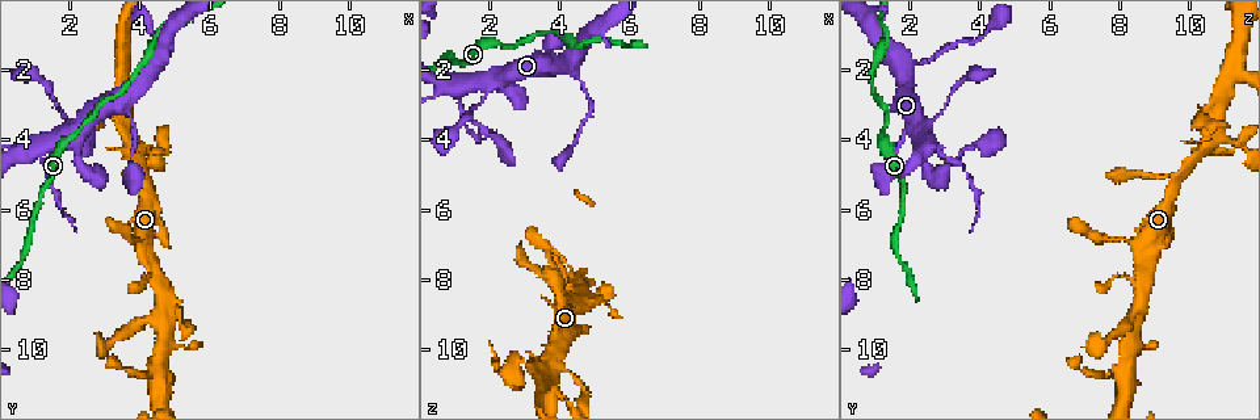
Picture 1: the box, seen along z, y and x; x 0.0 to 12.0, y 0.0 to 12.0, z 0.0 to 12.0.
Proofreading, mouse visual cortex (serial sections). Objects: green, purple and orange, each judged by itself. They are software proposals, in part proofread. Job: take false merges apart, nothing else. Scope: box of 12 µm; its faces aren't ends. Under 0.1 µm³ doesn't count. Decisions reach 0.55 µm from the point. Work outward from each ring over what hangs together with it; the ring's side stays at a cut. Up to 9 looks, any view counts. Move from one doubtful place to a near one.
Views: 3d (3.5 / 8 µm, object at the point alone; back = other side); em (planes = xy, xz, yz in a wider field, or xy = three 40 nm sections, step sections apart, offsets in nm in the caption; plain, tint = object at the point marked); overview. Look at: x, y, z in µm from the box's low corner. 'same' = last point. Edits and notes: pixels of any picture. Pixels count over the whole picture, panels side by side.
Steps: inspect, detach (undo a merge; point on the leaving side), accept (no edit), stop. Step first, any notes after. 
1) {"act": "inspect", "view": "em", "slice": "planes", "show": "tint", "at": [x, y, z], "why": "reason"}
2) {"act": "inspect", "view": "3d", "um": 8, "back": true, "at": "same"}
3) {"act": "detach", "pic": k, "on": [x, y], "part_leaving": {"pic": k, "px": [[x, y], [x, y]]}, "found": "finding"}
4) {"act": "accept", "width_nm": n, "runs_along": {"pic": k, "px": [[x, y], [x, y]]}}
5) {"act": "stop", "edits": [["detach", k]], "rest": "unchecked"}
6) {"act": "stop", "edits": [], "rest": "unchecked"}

{"act": "inspect", "view": "3d", "um": 3.5, "back": true, "at": [4.4, 1.8, 2.1], "why": "thin arm on a thick one"}

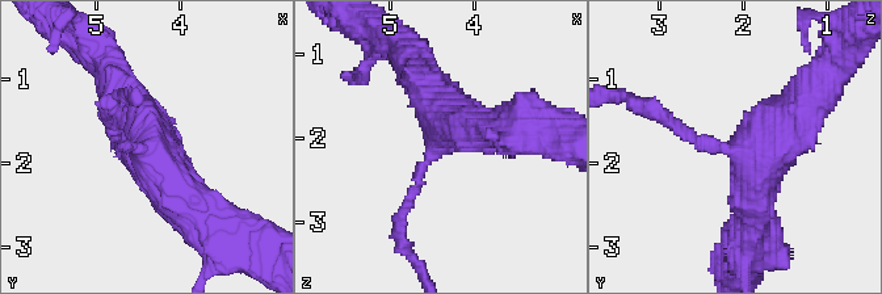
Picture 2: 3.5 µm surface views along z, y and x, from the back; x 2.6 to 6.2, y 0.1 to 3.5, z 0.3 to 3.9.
{"act": "inspect", "view": "em", "slice": "xy", "step": 1, "show": "tint", "at": [4.40, 1.85, 2.00], "why": "shape alone is not enough"}

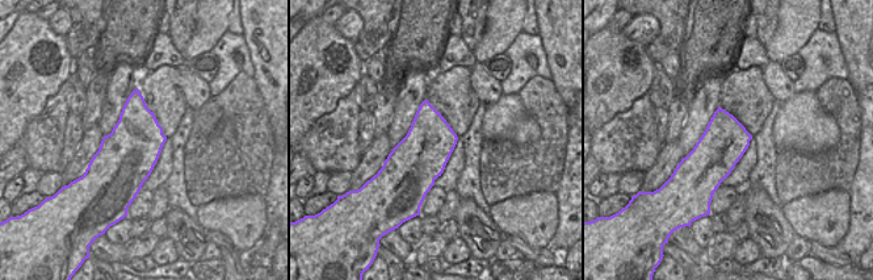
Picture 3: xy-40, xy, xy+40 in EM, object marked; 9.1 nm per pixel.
{"act": "inspect", "view": "em", "slice": "xy", "step": 3, "show": "tint", "at": "same", "why": "another direction"}

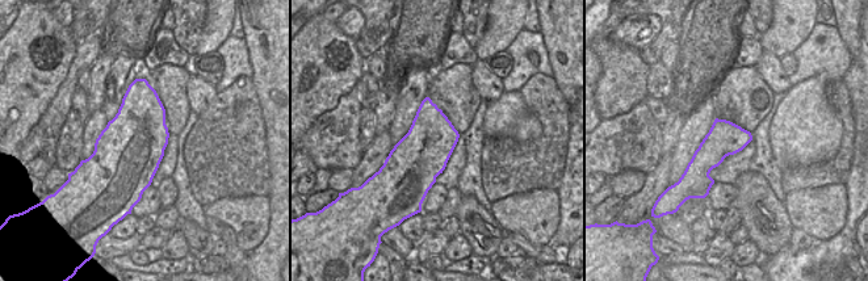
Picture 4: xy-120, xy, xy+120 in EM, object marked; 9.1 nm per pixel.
{"act": "accept", "arms": 3, "arm_widths_nm": [150, 450, 500], "runs_along": {"pic": 2, "px": [[219, 227], [167, 179], [124, 99]]}, "found": "all the same cell"}

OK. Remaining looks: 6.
{"act": "inspect", "view": "3d", "um": 8, "at": [1.2, 4.6, 3.3], "why": "sharp bend"}

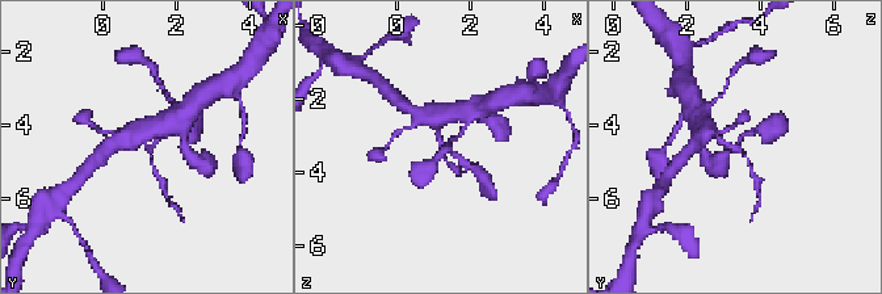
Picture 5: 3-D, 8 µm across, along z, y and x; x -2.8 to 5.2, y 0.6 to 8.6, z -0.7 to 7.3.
{"act": "inspect", "view": "em", "slice": "xy", "step": 1, "show": "tint", "at": [1.3, 4.7, 3.2], "why": "need the tissue"}

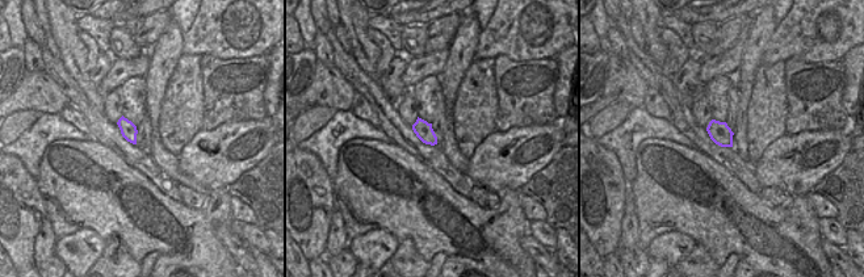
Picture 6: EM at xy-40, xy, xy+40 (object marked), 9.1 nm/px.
{"act": "accept", "runs_along": {"pic": 5, "px": [[440, 117], [441, 146], [467, 164]]}, "found": "one cell here"}

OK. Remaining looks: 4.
{"act": "inspect", "view": "3d", "um": 3.5, "at": [4.7, 8.8, 8.6]}

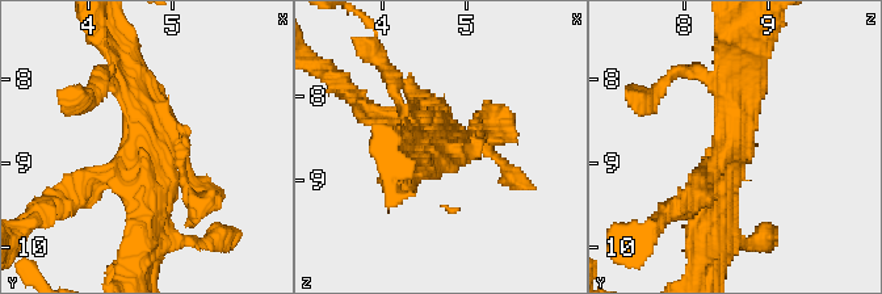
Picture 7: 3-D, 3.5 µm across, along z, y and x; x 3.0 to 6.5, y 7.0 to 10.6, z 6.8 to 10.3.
{"act": "inspect", "view": "em", "slice": "xy", "step": 5, "show": "tint", "at": [4.70, 8.75, 8.60], "why": "need the tissue"}

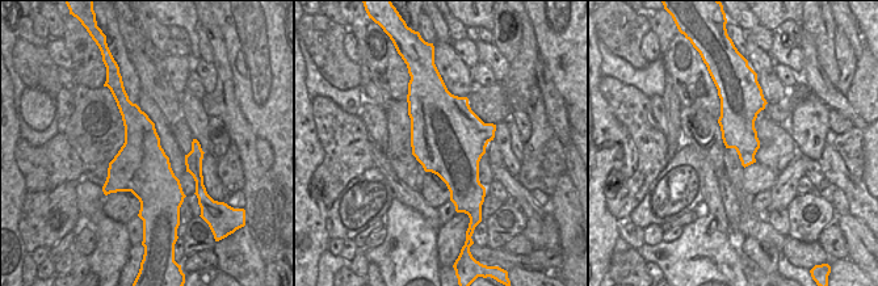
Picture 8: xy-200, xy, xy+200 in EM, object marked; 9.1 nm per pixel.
{"act": "accept", "runs_along": {"pic": 7, "px": [[754, 63], [750, 99], [709, 223]]}, "found": "one cell here"}

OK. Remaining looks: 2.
{"act": "inspect", "view": "3d", "um": 8, "at": [3.7, 4.2, 10.4], "why": "sharp bend"}

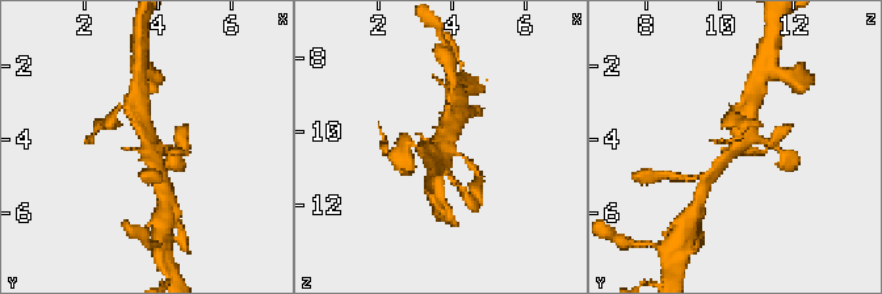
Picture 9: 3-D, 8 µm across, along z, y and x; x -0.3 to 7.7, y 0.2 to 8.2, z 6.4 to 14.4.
{"act": "inspect", "view": "em", "slice": "xy", "step": 5, "show": "tint", "at": [3.7, 4.1, 10.5], "why": "now the EM"}

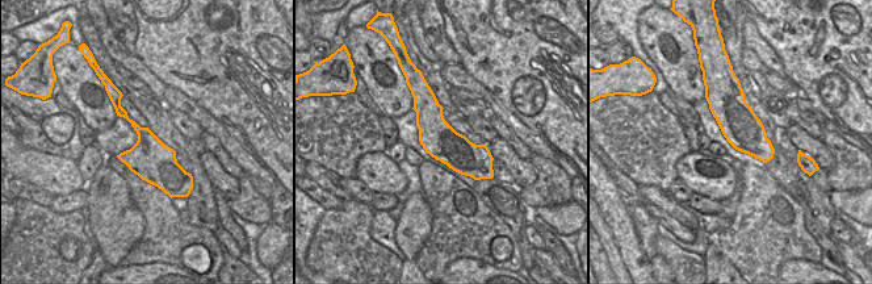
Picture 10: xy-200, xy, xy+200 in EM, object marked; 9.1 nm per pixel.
{"act": "accept", "runs_along": {"pic": 10, "px": [[420, 86], [430, 121], [483, 175]]}, "found": "one cell here"}

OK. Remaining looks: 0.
{"act": "stop", "edits": [], "rest": "unchecked"}

